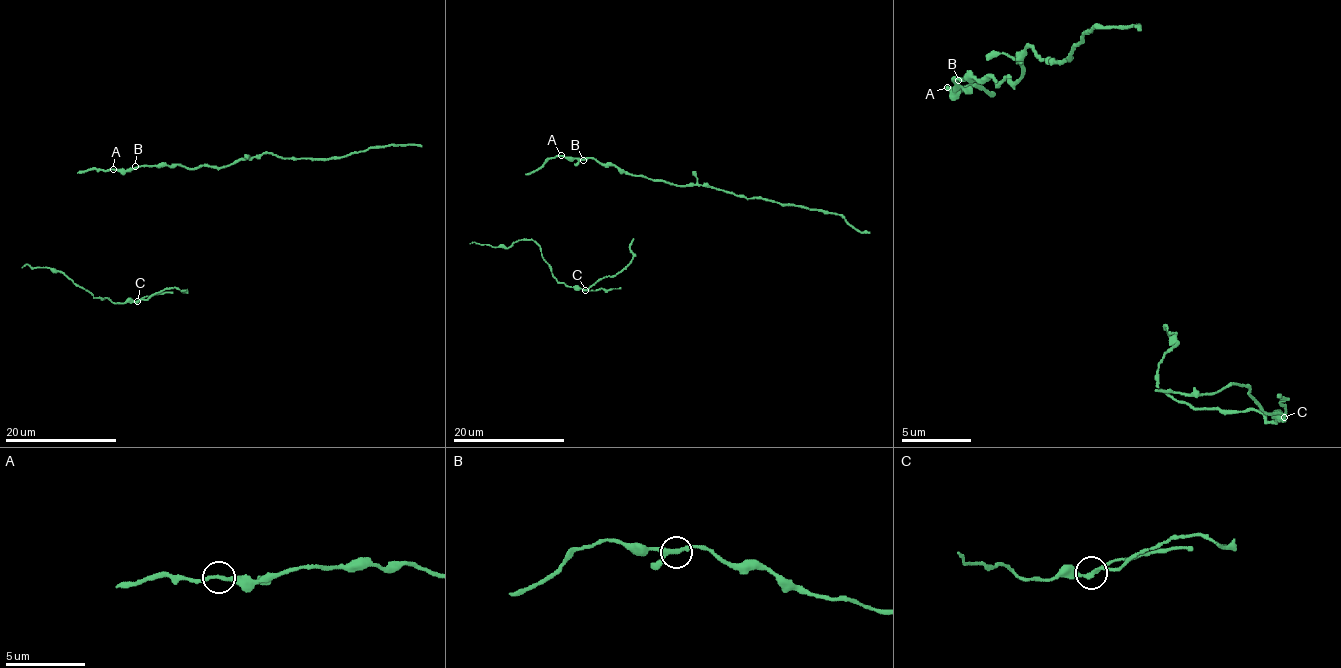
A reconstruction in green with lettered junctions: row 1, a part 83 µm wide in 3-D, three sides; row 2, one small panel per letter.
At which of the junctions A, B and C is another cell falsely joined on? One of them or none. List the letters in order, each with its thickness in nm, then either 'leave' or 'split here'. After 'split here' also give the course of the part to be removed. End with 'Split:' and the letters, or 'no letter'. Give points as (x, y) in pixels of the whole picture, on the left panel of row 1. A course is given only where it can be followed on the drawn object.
A: calibre 200 nm; leave
B: calibre 220 nm; leave
C: calibre 180 nm; split here; course (138, 301), (174, 287), (185, 290)
Split: C

